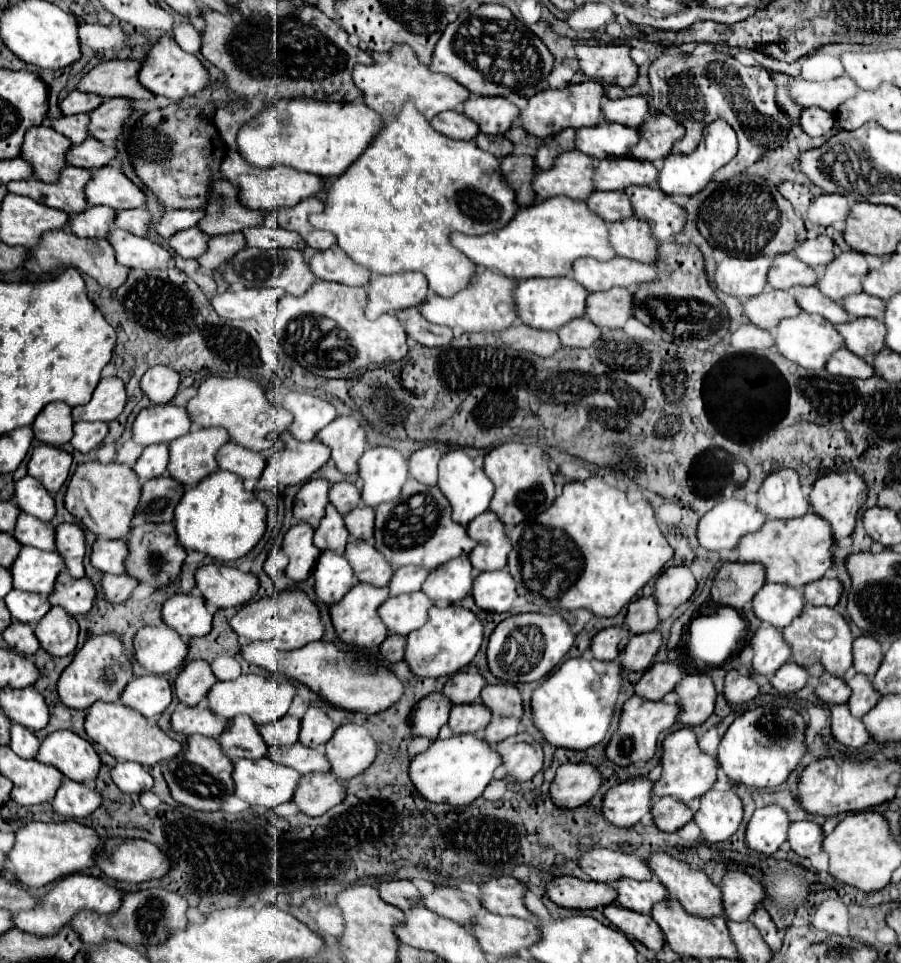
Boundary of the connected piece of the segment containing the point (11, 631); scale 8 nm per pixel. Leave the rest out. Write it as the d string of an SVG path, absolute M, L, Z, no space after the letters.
M11 622L11 626L7 626L7 630L3 630L3 638L11 650L17 650L23 656L31 656L39 650L39 642L29 624Z

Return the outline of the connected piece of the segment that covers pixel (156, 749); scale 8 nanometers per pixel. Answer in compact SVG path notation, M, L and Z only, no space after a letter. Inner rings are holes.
M95 702L91 708L87 708L83 728L87 736L99 746L103 746L105 752L111 754L115 760L131 760L139 762L141 766L153 766L161 760L171 760L181 752L179 742L171 740L157 724L149 726L139 712L123 706L121 702Z

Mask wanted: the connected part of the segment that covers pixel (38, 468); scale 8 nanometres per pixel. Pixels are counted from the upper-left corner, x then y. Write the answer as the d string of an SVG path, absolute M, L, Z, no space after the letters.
M39 444L33 450L27 468L29 476L37 478L49 494L57 494L69 476L71 454L49 444Z

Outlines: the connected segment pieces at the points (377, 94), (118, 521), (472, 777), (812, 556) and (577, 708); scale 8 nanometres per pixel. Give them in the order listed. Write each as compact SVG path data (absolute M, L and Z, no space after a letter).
M397 46L391 52L389 62L375 62L371 66L357 64L353 70L353 80L357 88L363 92L363 102L377 110L385 120L397 118L403 102L413 102L415 108L427 120L445 110L461 112L463 102L467 102L467 98L471 96L471 92L453 78L447 78L445 74L435 74L425 64L421 64L411 46Z
M87 462L79 464L75 474L71 476L65 492L65 508L97 538L107 540L125 540L131 530L131 518L135 514L135 506L141 496L141 482L131 466L123 466L119 462L99 464Z
M459 734L447 740L437 738L425 752L417 754L409 764L409 780L429 802L467 806L481 796L485 786L491 782L497 766L501 766L501 758L491 744L483 742L475 734Z
M809 512L791 520L767 520L757 532L745 534L735 550L739 554L737 562L761 564L765 568L765 582L801 588L813 580L823 578L823 574L831 568L831 546L831 526L823 518Z
M585 656L565 660L531 696L535 728L557 748L587 750L589 746L599 744L609 730L621 680L619 662L599 662Z

